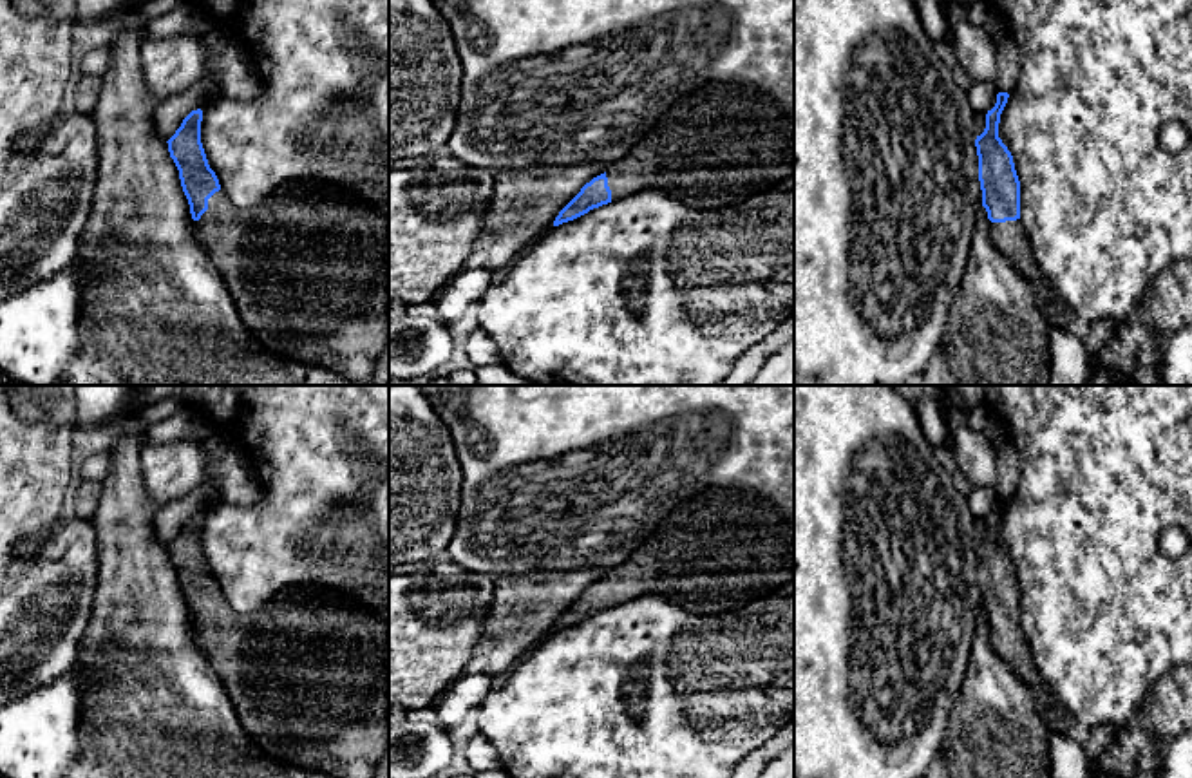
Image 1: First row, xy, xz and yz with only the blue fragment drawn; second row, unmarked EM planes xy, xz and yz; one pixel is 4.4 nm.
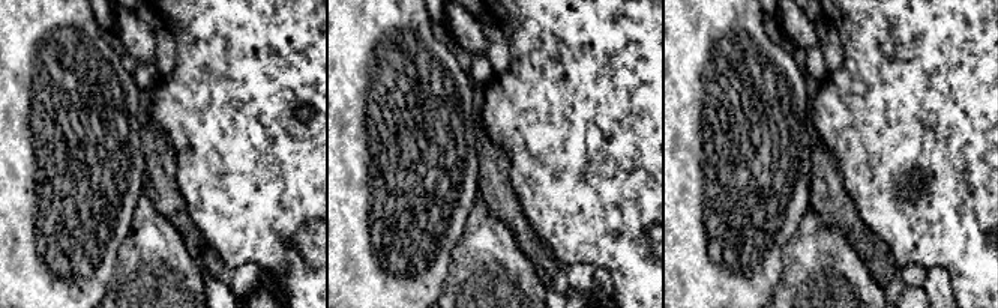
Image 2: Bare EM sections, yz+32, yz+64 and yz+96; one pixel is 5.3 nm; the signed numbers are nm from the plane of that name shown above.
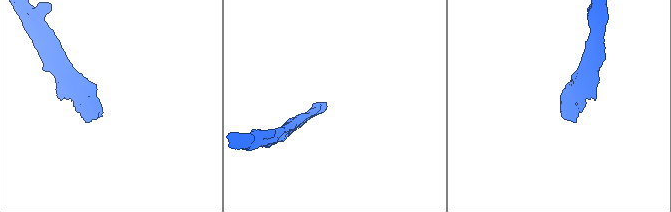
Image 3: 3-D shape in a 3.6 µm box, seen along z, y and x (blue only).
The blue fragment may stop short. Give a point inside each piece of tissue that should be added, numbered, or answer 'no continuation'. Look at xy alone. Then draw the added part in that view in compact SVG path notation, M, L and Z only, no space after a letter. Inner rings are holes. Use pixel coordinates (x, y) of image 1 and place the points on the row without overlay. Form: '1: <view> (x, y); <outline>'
1: xy (306, 673); M295 584L255 612L235 612L222 595L195 626L241 726L270 756L338 778L373 778L389 747L389 619L320 584Z

